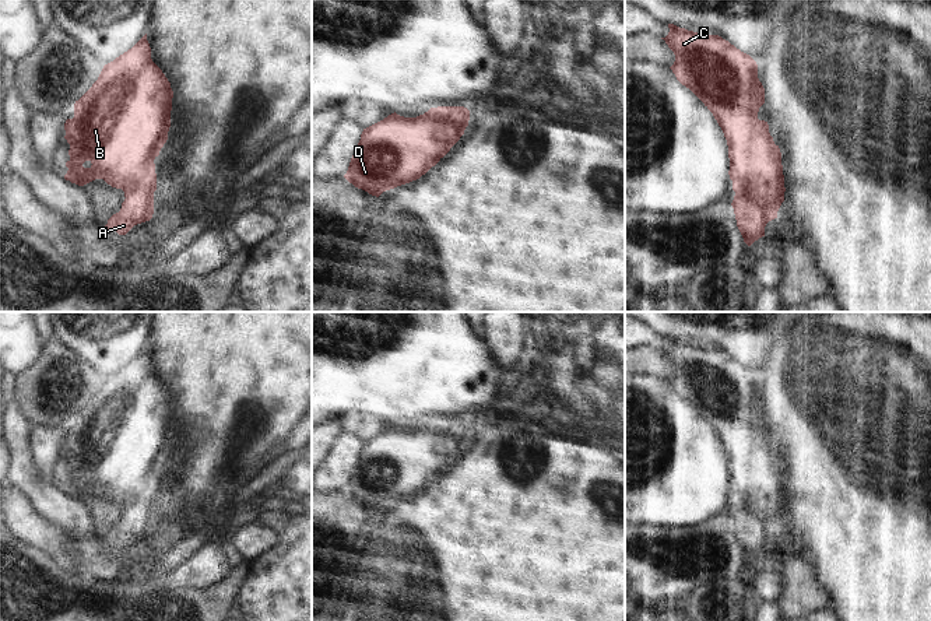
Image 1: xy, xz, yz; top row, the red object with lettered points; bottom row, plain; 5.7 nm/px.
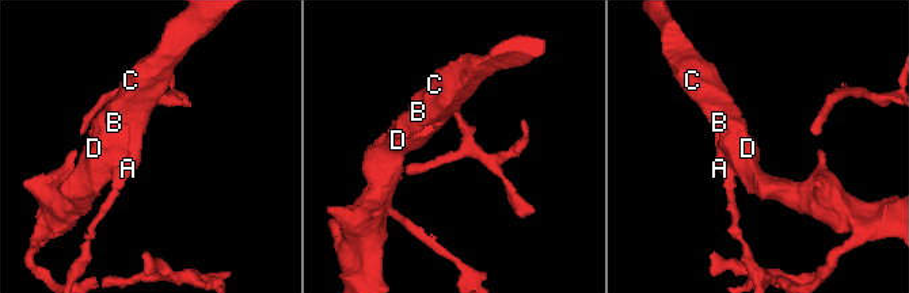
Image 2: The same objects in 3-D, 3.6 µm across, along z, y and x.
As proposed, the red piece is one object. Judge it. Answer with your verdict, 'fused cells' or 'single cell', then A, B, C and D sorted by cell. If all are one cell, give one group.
fused cells; A / B C D

